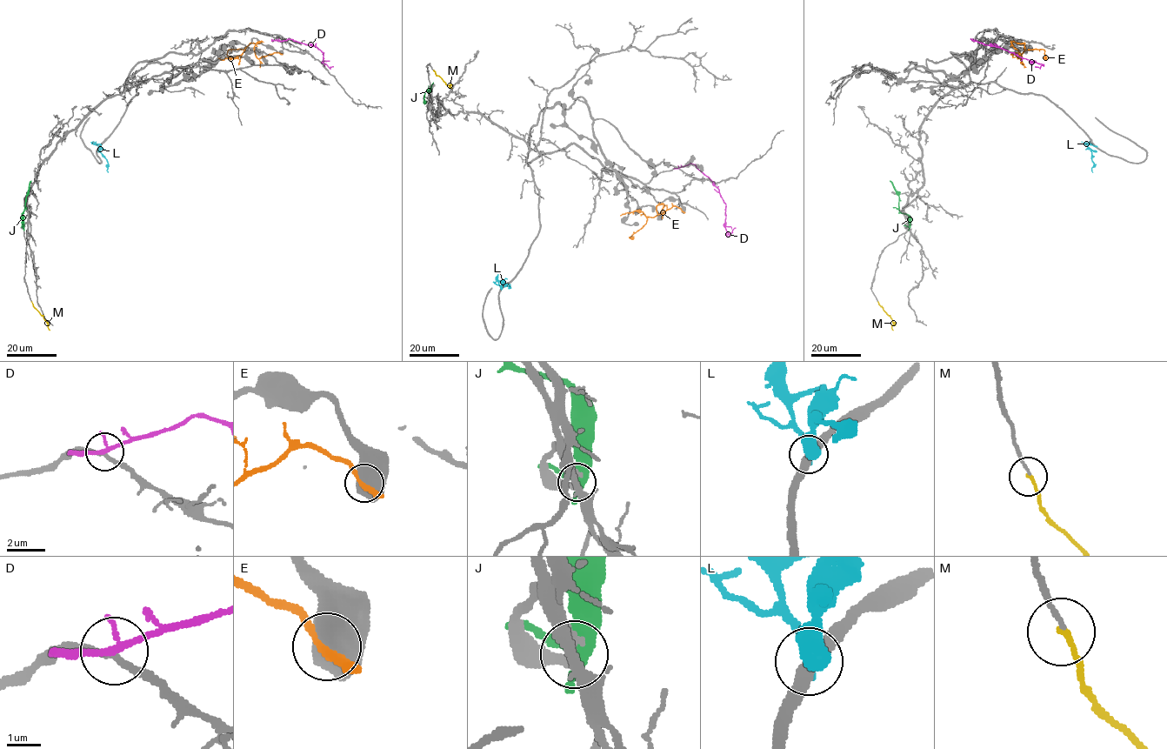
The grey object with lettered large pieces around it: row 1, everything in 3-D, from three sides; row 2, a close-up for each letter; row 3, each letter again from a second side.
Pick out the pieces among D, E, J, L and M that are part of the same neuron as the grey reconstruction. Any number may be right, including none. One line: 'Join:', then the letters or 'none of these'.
Join: M

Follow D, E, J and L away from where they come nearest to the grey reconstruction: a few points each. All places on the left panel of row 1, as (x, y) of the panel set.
D: (276, 40), (290, 39), (316, 47), (323, 52), (323, 63), (333, 67)
E: (280, 53), (257, 58), (254, 47), (261, 41), (250, 43), (244, 50), (230, 50), (227, 55), (230, 60)
J: (23, 227), (22, 213), (30, 181)
L: (98, 146), (96, 144), (100, 144), (101, 153), (108, 162), (108, 172)

